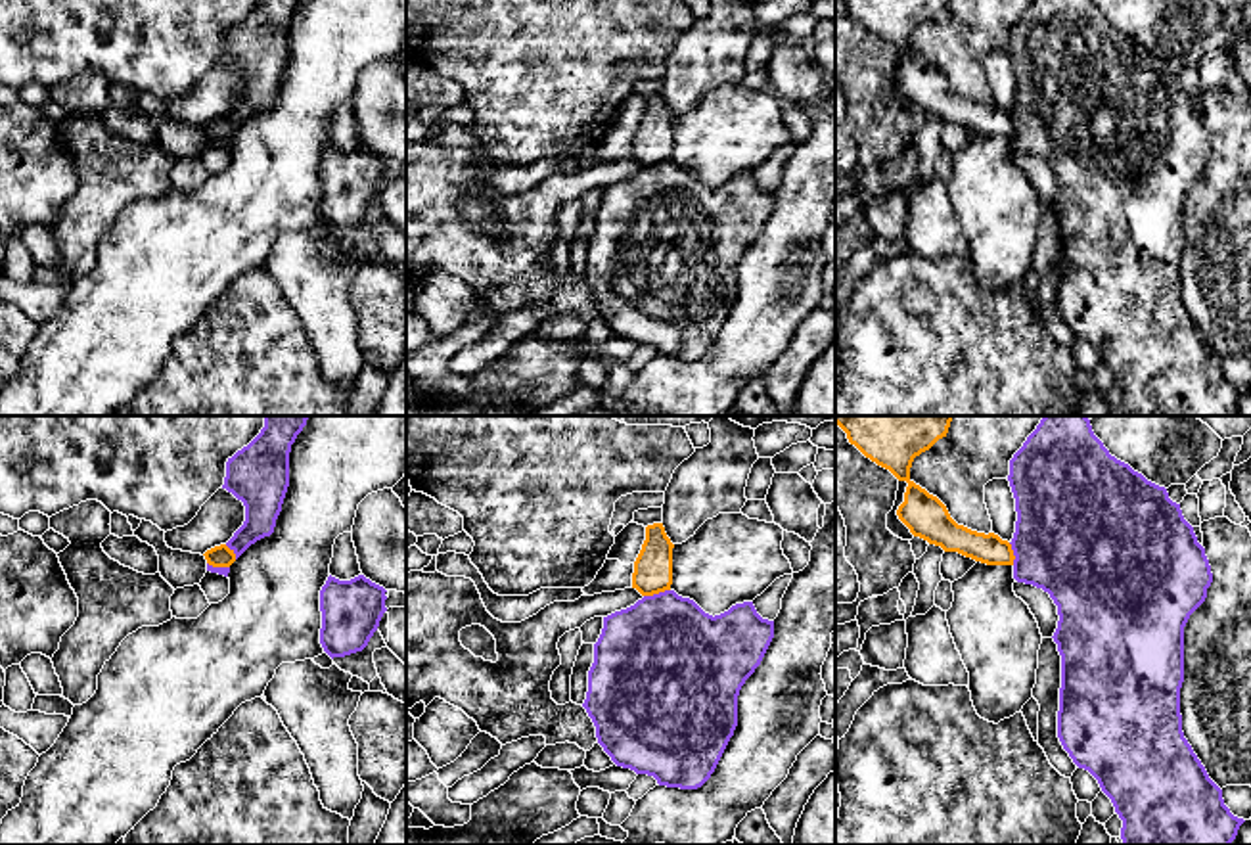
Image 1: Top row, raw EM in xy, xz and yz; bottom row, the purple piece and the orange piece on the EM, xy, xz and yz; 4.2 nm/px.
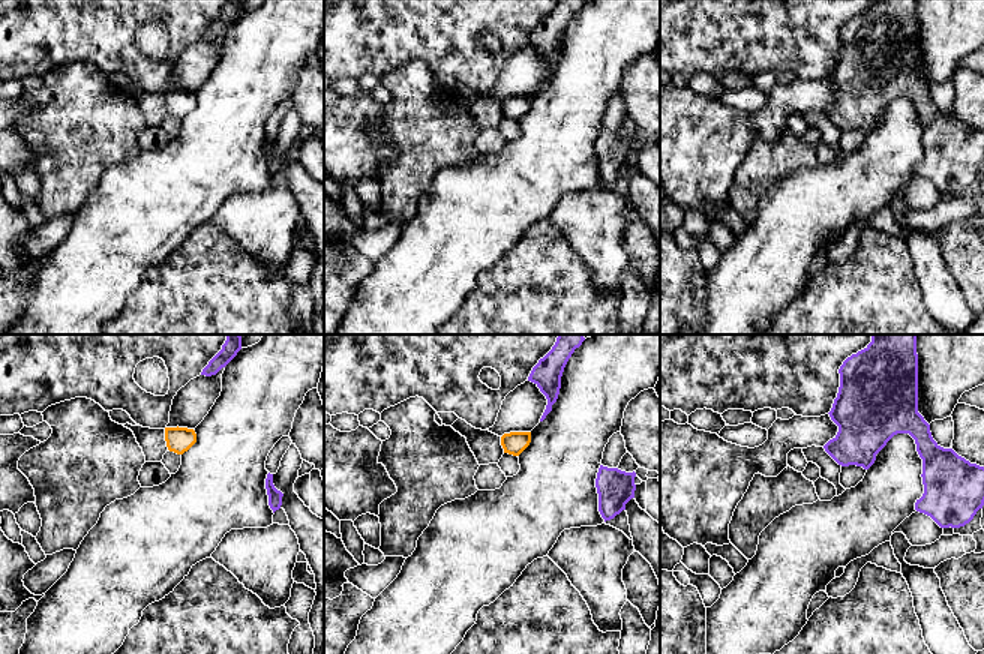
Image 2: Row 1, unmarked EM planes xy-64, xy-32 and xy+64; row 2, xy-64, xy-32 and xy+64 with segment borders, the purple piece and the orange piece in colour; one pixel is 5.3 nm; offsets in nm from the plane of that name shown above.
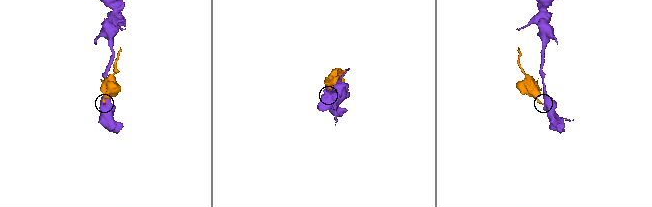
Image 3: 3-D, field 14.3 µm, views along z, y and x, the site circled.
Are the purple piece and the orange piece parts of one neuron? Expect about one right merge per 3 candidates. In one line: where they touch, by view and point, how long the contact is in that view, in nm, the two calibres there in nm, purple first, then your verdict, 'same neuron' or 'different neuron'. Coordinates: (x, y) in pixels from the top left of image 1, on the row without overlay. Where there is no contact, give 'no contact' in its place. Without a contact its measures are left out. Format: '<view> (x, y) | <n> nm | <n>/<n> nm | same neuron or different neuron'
xz (656, 165) | 120 nm | 480/160 nm | different neuron

